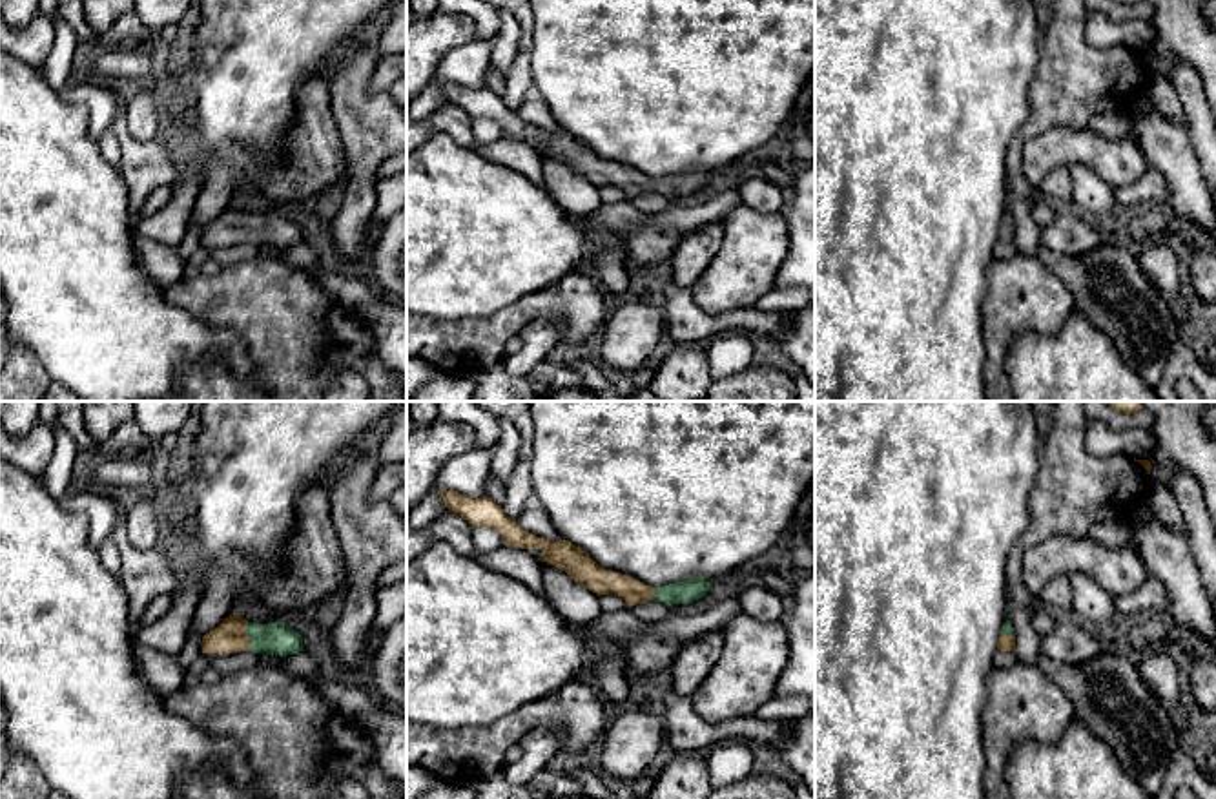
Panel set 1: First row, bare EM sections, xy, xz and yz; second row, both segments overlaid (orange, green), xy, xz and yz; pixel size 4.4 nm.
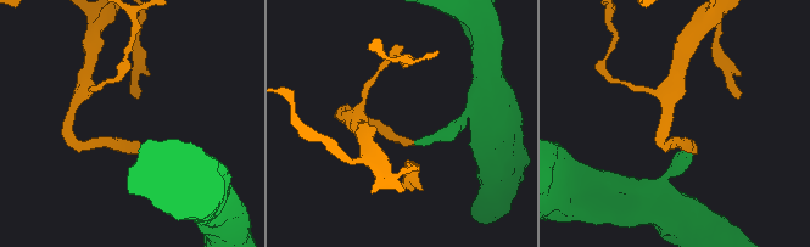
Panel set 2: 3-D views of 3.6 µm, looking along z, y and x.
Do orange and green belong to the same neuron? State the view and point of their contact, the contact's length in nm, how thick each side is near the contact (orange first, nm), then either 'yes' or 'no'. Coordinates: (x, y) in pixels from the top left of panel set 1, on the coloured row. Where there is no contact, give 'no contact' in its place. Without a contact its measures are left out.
contact xy (247, 635); length 140 nm; calibres 140 and 140 nm; yes

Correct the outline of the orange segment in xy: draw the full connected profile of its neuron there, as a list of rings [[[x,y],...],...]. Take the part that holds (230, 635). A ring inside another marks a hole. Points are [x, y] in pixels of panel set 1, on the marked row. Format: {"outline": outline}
{"outline": [[[237,613],[226,617],[215,629],[206,633],[201,646],[202,653],[217,655],[253,651],[286,657],[304,651],[301,635],[283,622],[248,622]]]}

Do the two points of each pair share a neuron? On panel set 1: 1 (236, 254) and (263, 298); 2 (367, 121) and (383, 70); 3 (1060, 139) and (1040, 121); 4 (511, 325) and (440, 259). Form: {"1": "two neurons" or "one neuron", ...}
{"1": "two neurons", "2": "two neurons", "3": "two neurons", "4": "two neurons"}

